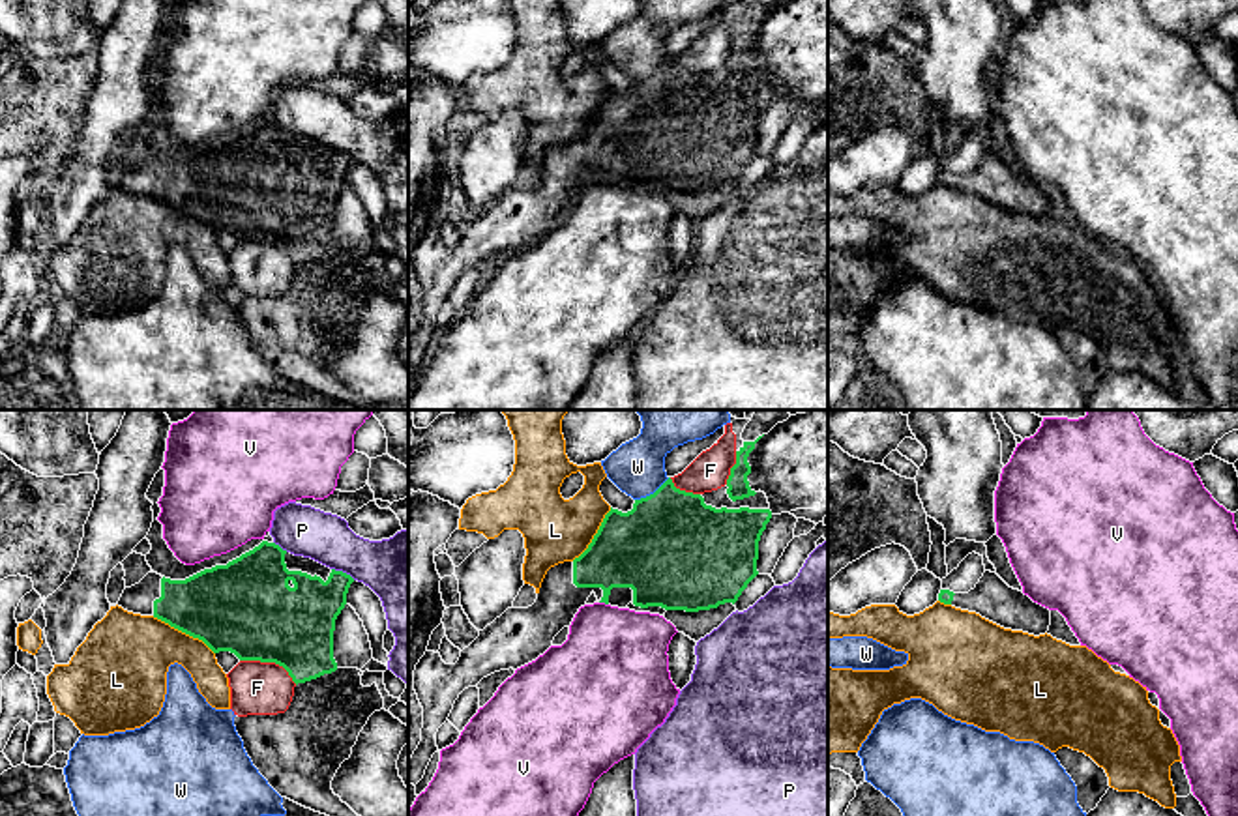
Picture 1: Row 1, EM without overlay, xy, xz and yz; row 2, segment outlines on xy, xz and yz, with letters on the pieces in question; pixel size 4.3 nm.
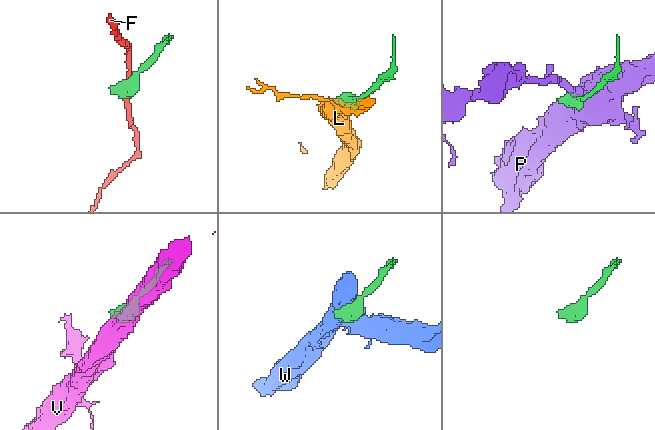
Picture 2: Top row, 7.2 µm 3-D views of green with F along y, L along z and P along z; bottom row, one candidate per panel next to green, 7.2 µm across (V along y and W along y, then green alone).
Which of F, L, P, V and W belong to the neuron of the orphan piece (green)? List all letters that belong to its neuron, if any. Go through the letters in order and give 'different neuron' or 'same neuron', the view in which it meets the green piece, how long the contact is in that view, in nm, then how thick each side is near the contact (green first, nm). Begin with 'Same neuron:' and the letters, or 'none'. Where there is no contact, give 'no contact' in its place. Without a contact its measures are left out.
Same neuron: none
F: different neuron; meets green in xy; contact 260 nm long; 400 nm thick on the green side, 220 nm on the other
L: different neuron; meets green in xy; contact 320 nm long; 380 nm thick on the green side, 340 nm on the other
P: different neuron; meets green in xy; contact 120 nm long; 280 nm thick on the green side, 300 nm on the other
V: different neuron; meets green in xz; contact 40 nm long; 320 nm thick on the green side, 440 nm on the other
W: different neuron; meets green in xz; contact 180 nm long; 480 nm thick on the green side, 240 nm on the other

